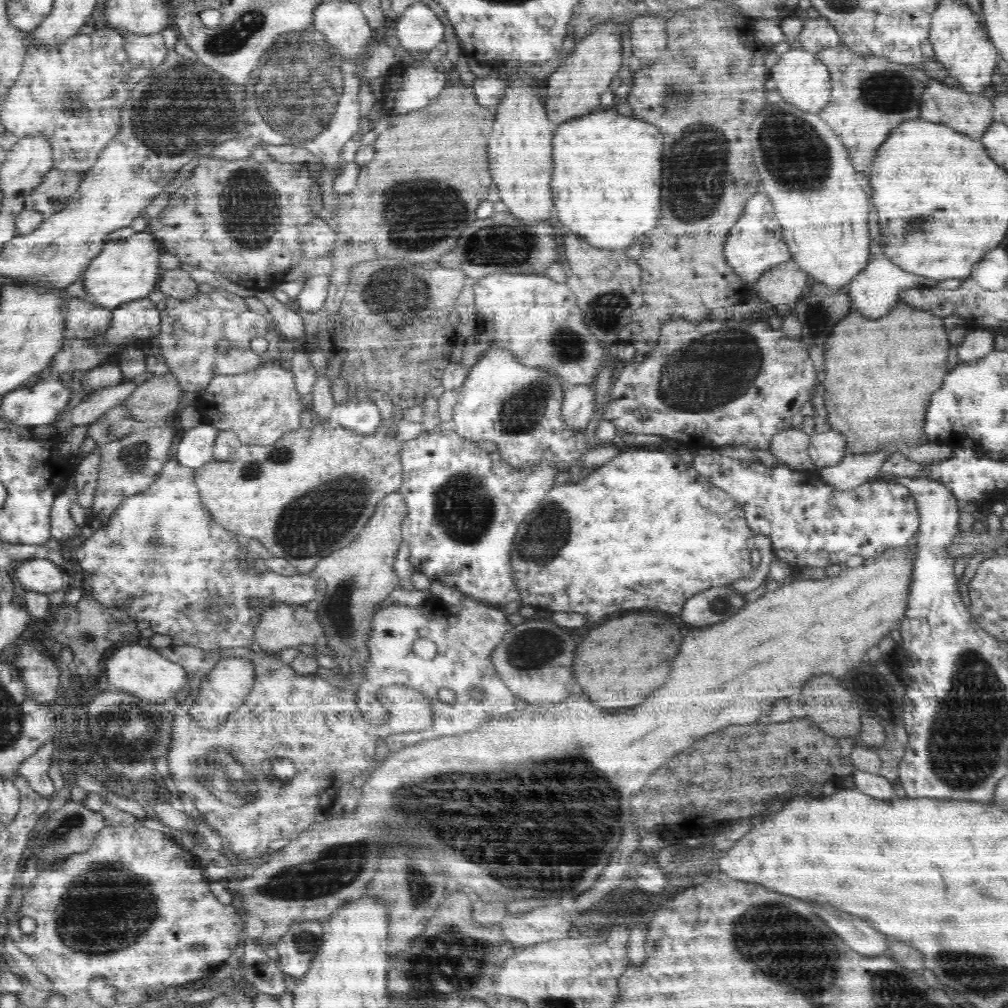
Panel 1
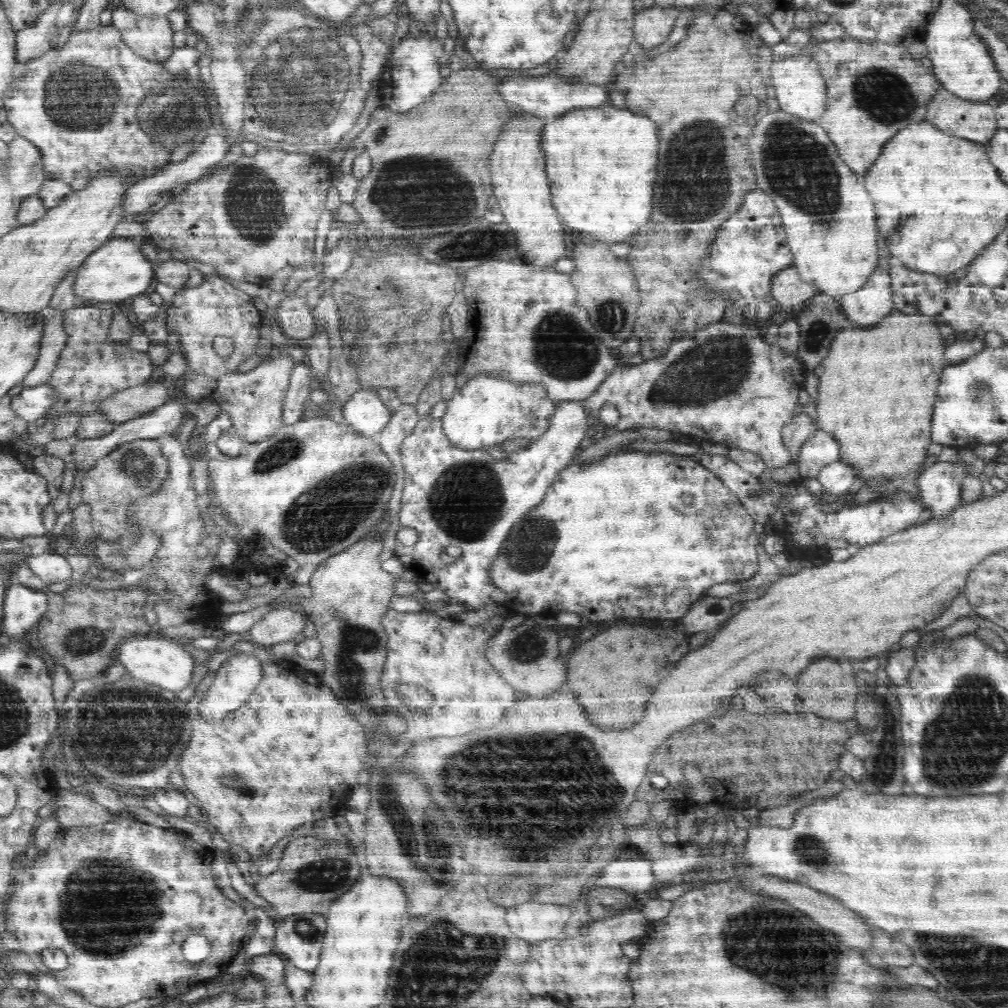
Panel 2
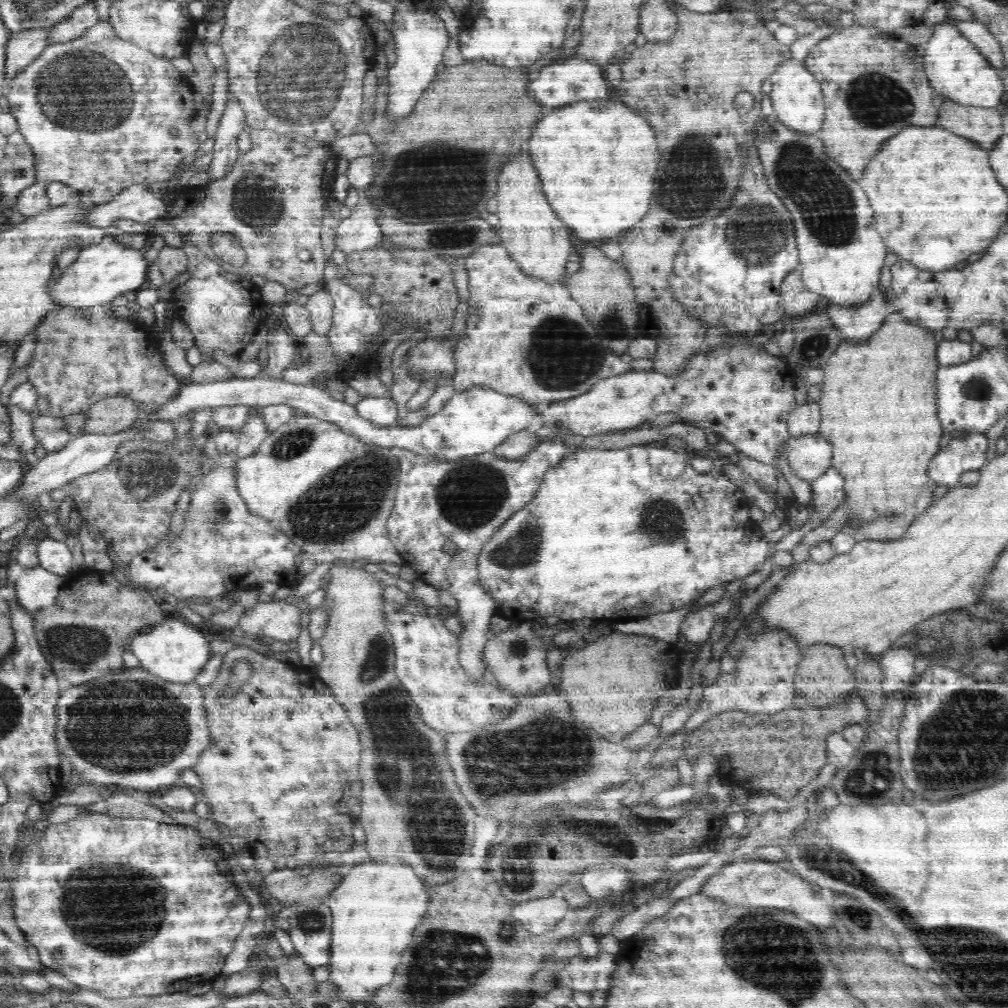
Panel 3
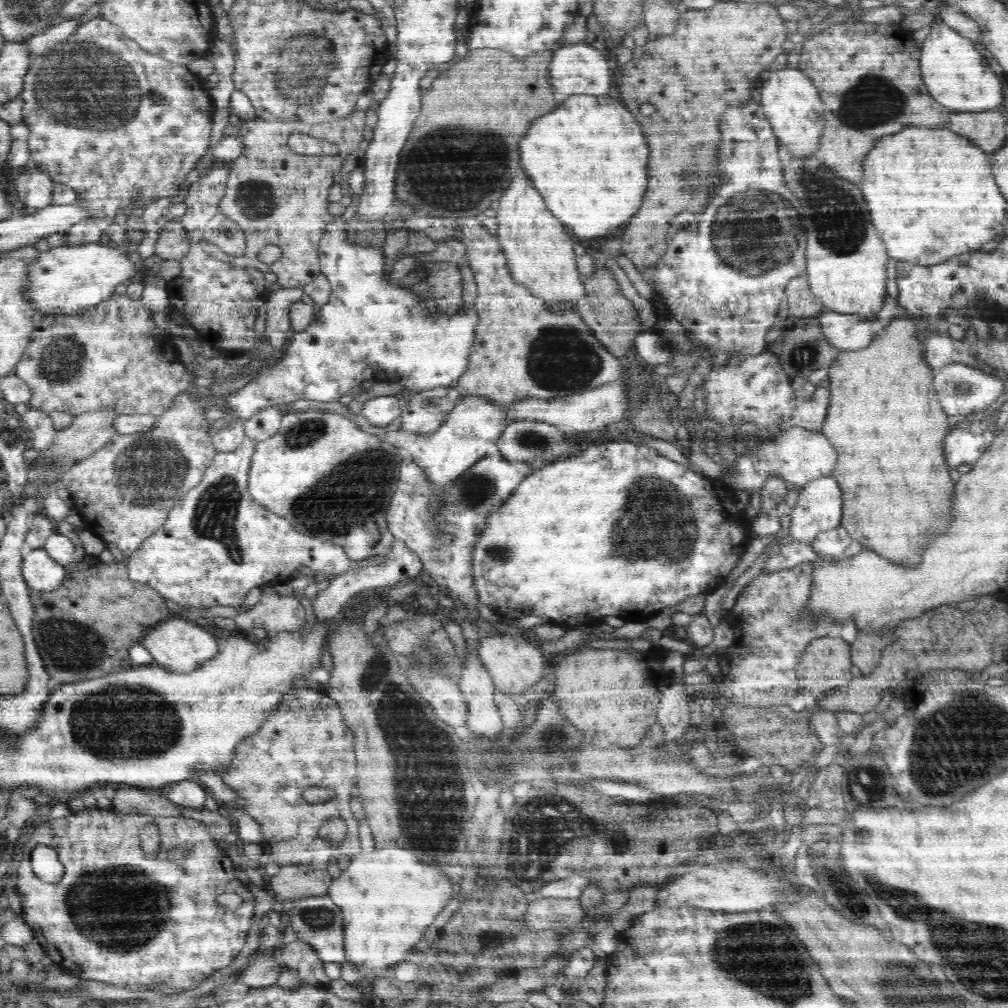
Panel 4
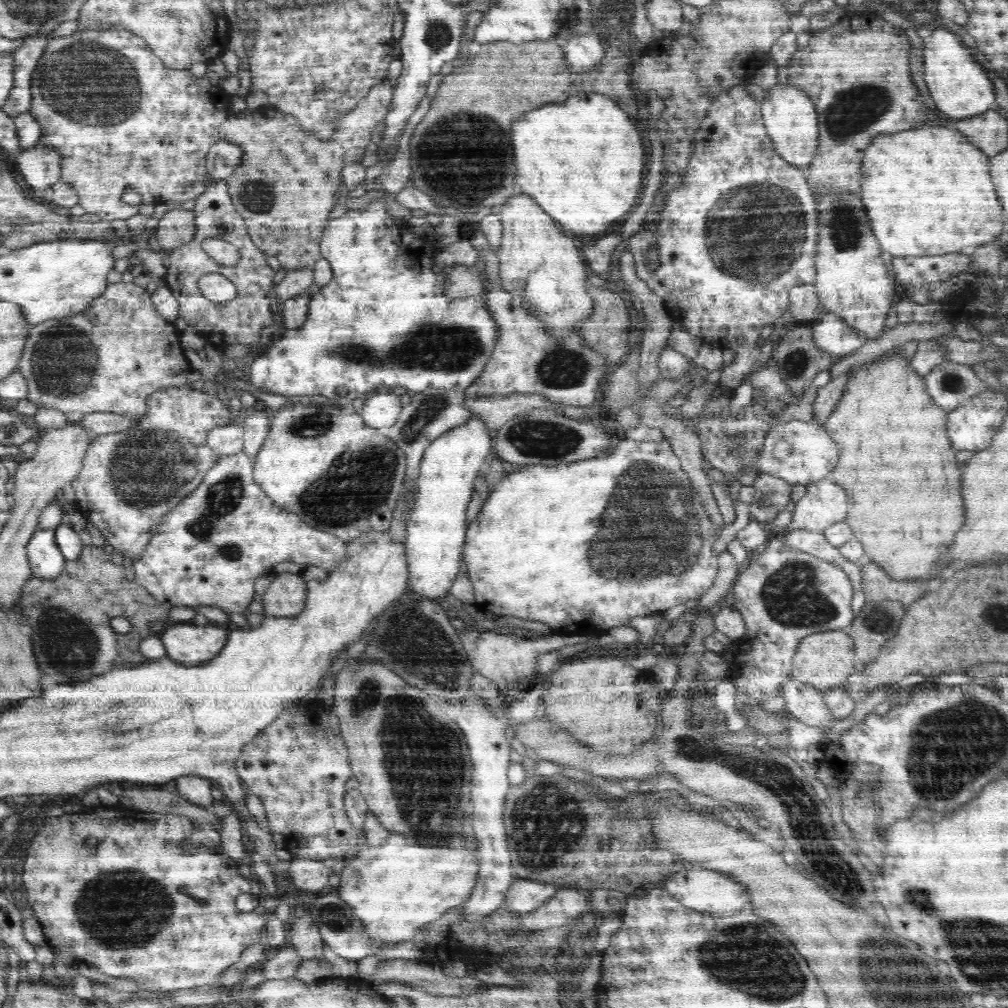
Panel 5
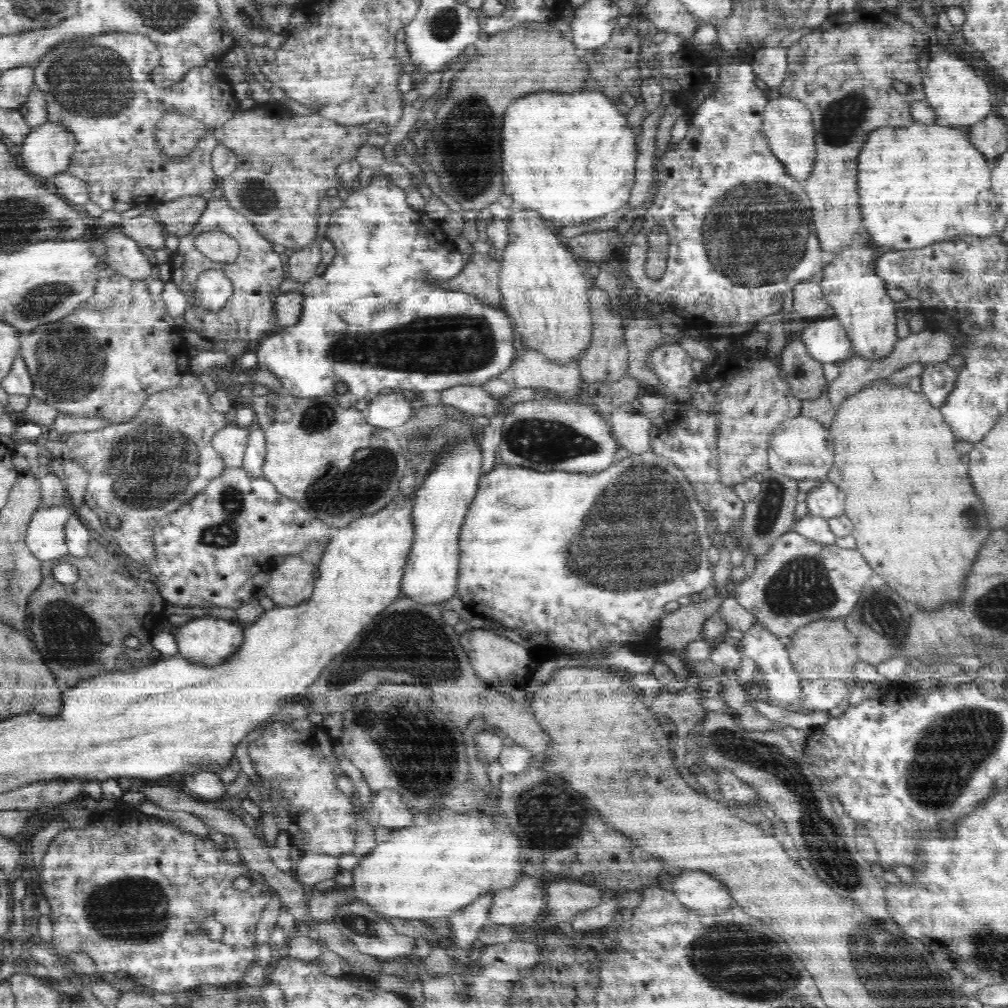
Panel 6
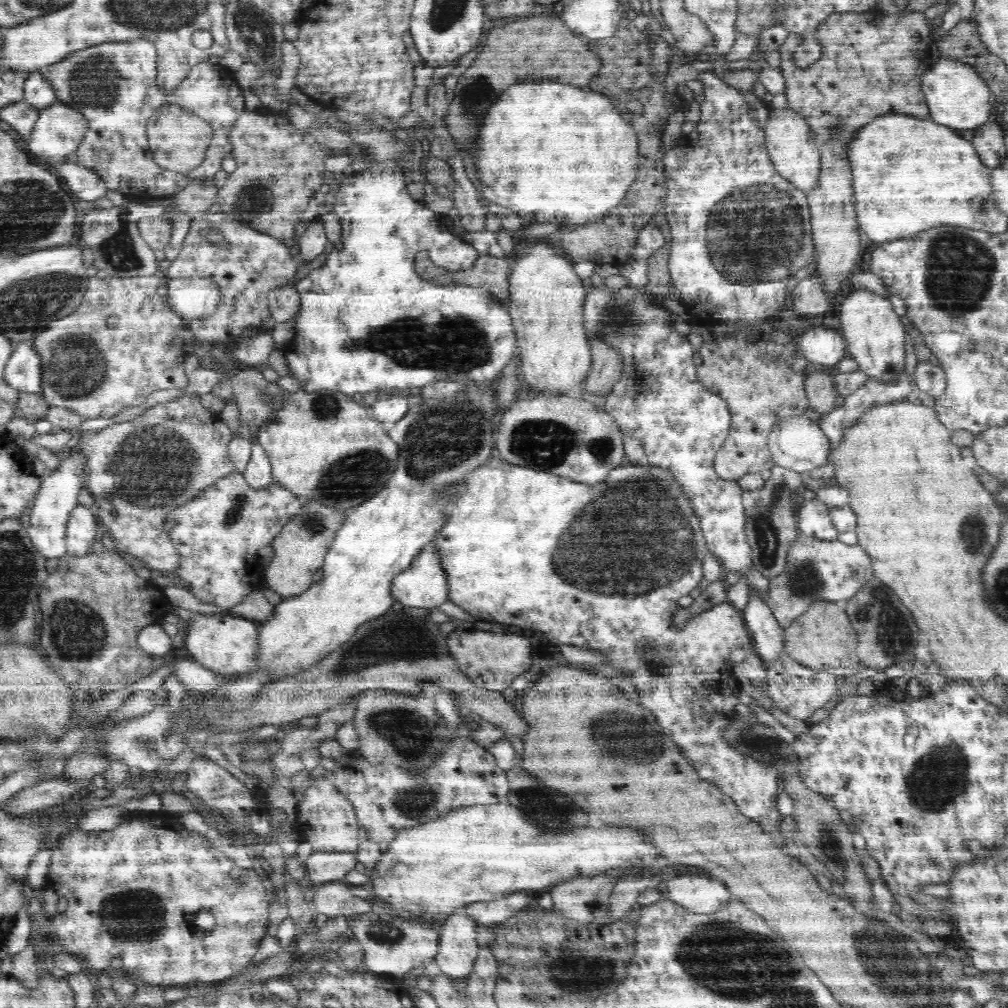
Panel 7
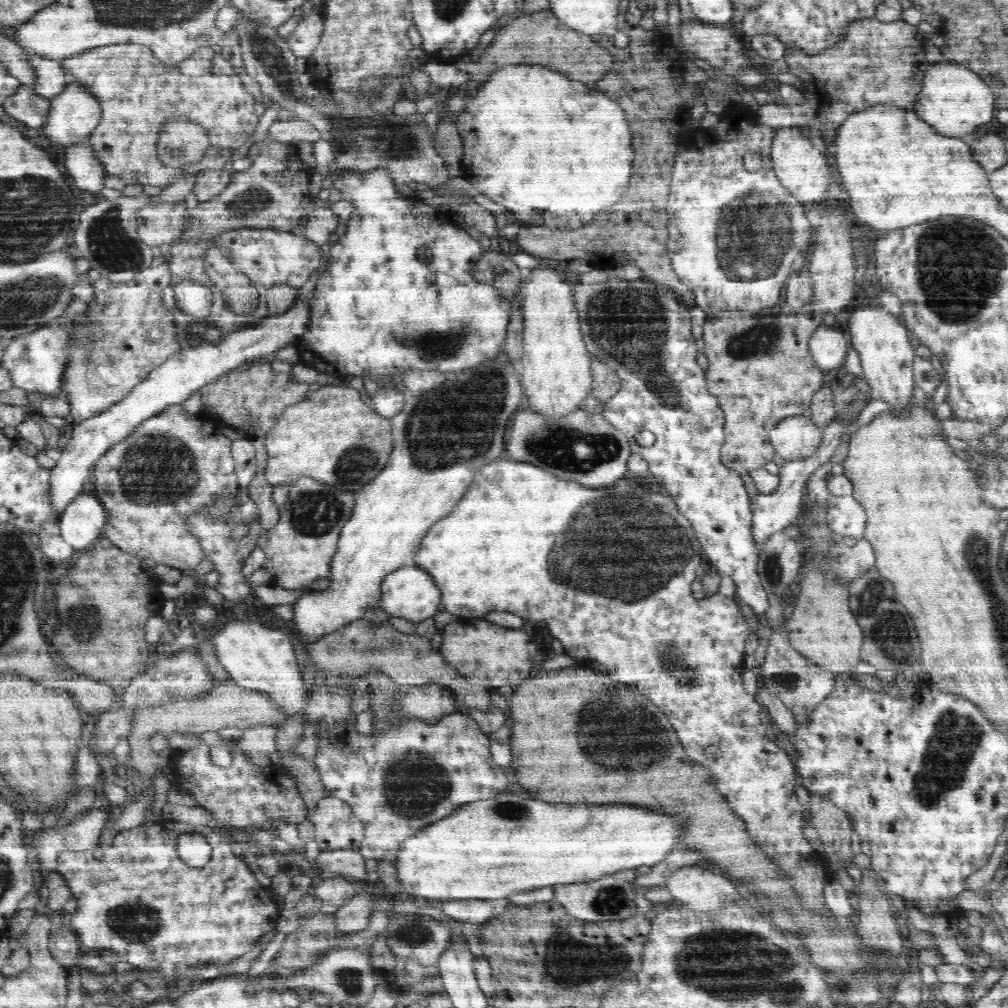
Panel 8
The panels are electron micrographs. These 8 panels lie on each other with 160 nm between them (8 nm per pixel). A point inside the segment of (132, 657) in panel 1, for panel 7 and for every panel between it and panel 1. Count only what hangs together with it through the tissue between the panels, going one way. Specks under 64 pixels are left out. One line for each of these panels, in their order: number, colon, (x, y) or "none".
2: (152, 659)
3: (176, 652)
4: (178, 645)
5: (198, 643)
6: (207, 641)
7: (227, 645)

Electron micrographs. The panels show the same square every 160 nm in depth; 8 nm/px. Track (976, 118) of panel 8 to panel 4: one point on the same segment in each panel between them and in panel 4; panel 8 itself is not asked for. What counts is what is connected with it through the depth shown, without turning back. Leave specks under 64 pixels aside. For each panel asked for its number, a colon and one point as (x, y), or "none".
4: (960, 78)
5: (960, 87)
6: (956, 93)
7: (956, 95)

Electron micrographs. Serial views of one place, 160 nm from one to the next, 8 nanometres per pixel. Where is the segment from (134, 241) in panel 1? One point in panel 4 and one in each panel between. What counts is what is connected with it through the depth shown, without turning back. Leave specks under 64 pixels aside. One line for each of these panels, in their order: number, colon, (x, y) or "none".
2: (121, 269)
3: (102, 272)
4: (67, 280)

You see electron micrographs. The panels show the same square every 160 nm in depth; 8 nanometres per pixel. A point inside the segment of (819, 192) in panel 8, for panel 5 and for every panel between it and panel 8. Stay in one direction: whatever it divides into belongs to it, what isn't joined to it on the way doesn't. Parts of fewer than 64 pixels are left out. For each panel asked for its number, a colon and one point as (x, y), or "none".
5: (789, 115)
6: (788, 124)
7: (789, 140)

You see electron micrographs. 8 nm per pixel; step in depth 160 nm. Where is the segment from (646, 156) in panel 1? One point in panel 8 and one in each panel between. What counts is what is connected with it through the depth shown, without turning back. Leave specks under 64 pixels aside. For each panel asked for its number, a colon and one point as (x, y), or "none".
2: (602, 161)
3: (596, 158)
4: (589, 159)
5: (582, 161)
6: (571, 157)
7: (545, 148)
8: (533, 140)

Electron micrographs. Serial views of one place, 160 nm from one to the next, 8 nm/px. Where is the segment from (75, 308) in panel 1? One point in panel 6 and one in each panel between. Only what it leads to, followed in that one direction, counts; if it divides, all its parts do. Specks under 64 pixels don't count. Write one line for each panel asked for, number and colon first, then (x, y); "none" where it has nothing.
2: (90, 368)
3: (83, 355)
4: (114, 356)
5: (111, 358)
6: (105, 360)

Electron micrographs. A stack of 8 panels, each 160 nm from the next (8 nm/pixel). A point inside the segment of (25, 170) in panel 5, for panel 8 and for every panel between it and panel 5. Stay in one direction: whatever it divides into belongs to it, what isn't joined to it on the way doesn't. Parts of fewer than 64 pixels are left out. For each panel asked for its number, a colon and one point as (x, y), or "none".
6: (46, 151)
7: (60, 128)
8: (74, 113)

